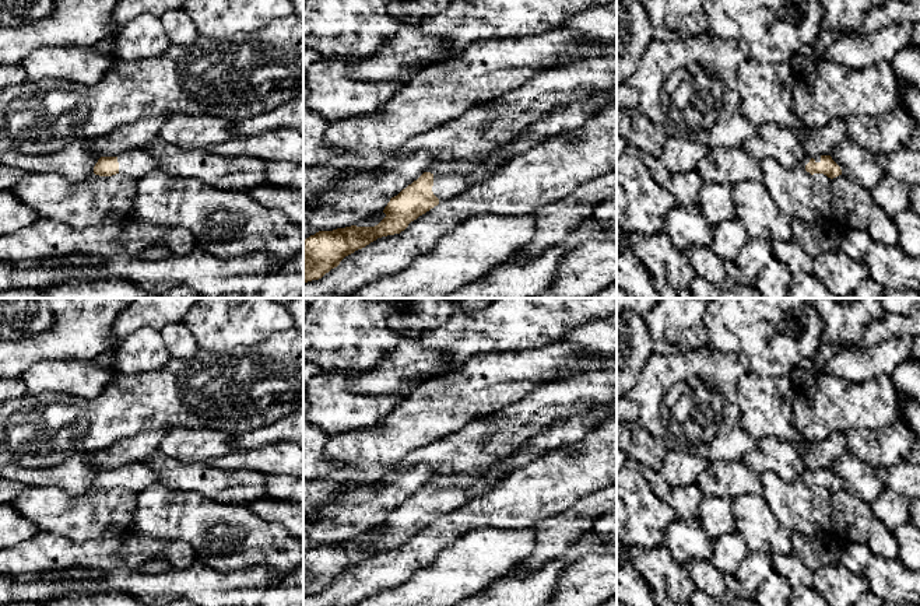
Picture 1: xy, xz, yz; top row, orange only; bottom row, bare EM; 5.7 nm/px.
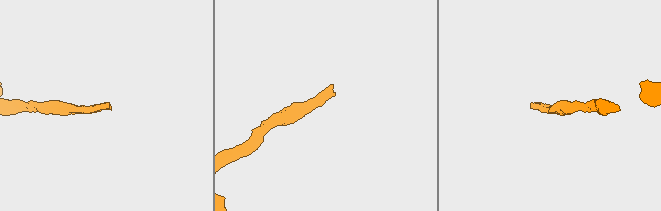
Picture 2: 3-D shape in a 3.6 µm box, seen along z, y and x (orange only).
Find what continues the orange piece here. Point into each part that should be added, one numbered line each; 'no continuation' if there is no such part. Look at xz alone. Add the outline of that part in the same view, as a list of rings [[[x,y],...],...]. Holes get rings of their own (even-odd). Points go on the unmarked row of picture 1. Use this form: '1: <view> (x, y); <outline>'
1: xz (445, 500); [[[426,484],[431,486],[431,484]],[[433,487],[433,500],[432,505],[433,508],[439,512],[439,515],[450,512],[463,504],[467,502],[470,488],[457,488],[457,487],[446,487],[446,488],[439,488]]]

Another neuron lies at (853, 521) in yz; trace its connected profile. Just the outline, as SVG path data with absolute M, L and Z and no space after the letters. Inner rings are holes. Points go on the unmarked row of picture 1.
M844 488L832 493L832 529L832 537L842 546L863 543L875 556L899 557L892 529L872 514L871 504Z

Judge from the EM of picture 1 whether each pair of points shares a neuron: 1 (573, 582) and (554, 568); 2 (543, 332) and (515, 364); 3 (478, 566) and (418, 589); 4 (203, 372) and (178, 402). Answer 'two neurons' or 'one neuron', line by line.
1: two neurons
2: two neurons
3: one neuron
4: one neuron

